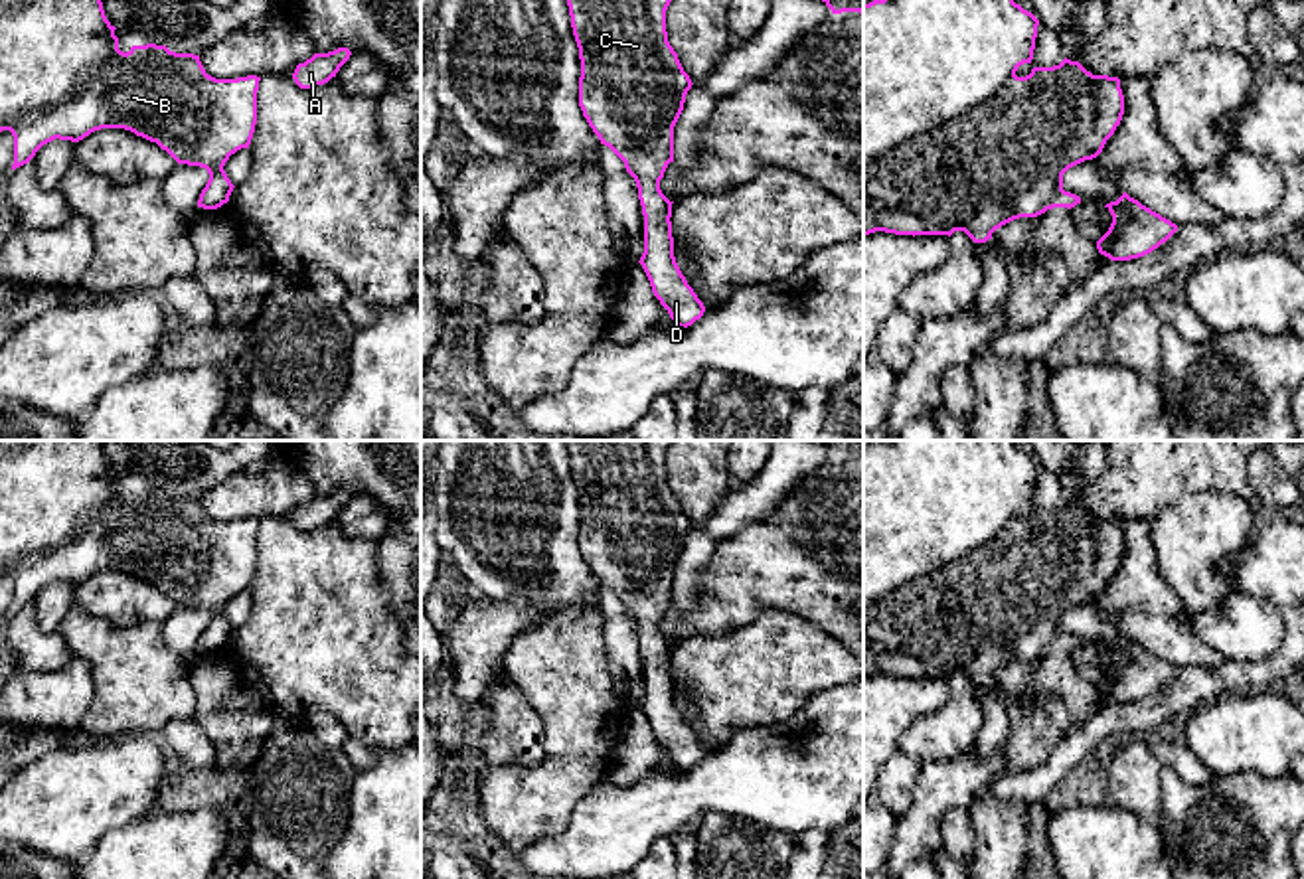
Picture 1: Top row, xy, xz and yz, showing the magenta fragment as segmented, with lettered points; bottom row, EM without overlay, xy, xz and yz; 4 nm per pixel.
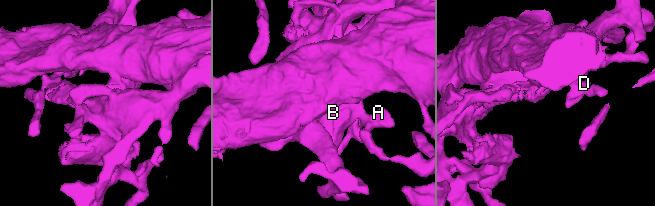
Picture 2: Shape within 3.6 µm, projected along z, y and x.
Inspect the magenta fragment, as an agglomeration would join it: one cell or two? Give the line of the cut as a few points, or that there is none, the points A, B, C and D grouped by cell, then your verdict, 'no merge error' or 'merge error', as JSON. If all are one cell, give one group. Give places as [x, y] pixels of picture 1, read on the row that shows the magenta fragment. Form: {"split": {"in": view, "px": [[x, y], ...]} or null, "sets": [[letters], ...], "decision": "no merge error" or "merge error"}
{"split": null, "sets": [["A", "B", "C", "D"]], "decision": "no merge error"}

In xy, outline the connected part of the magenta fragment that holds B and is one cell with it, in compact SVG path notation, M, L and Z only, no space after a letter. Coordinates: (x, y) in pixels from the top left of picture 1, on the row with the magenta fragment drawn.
M0 0L0 132L10 130L14 136L12 170L28 164L55 138L79 142L101 128L124 128L156 142L178 164L205 168L209 180L198 207L221 207L235 188L223 166L231 154L249 148L255 132L261 77L215 79L205 73L200 55L176 53L156 43L132 45L124 53L115 30L101 0Z

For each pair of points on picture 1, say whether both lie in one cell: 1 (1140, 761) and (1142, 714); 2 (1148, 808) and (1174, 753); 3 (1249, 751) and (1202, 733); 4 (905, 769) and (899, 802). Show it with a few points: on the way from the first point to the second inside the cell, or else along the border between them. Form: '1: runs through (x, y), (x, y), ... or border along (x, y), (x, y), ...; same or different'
1: border along (1168, 729), (1142, 737); different
2: runs through (1148, 795), (1148, 775), (1160, 763); same
3: runs through (1237, 739), (1214, 733); same
4: runs through (899, 777), (899, 795); same

